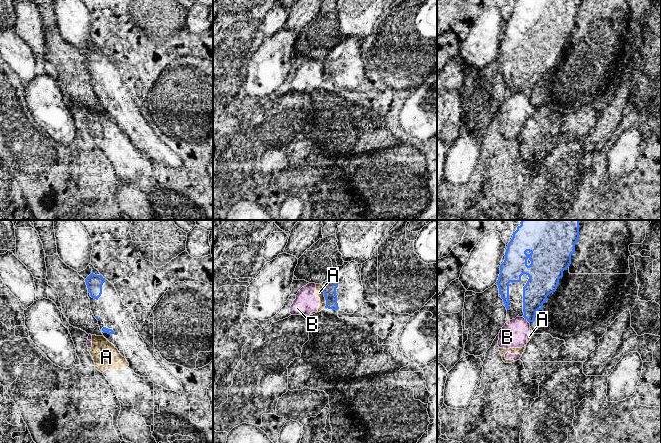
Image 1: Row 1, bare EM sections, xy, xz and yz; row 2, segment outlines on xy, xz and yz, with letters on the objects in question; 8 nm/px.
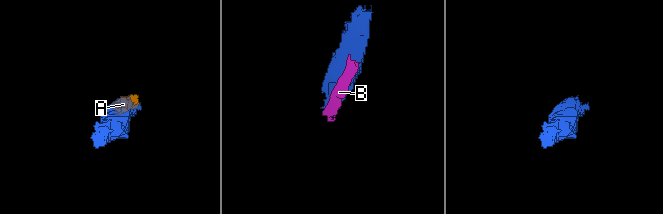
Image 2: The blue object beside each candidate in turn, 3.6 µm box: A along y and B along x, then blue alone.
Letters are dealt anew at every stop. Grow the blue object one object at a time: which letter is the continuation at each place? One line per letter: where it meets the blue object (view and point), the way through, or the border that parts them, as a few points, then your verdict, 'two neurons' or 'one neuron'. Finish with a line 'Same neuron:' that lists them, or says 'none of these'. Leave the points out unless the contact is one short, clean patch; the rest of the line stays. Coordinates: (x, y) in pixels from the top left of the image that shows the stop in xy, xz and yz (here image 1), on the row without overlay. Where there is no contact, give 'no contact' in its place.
A: xz (324, 72) | along xz (322, 62), (325, 83) | two neurons
B: yz (527, 96) | two neurons
Same neuron: none of these

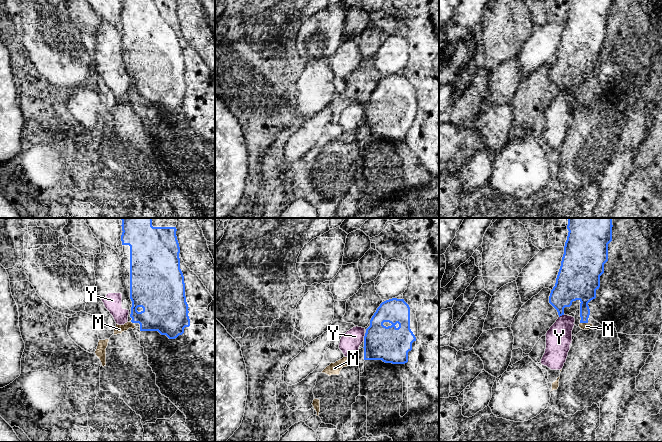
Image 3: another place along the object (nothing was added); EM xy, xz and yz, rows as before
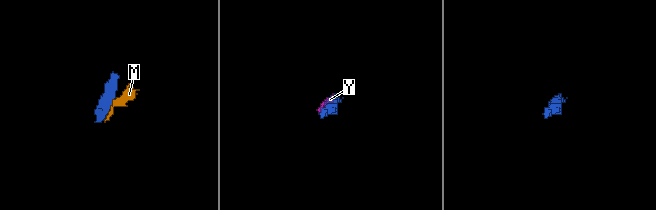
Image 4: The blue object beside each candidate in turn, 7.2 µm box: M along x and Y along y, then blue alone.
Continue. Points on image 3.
M: yz (584, 98) | along yz (580, 98), (587, 99) | two neurons
Y: xz (364, 113) | two neurons
Same neuron: none of these

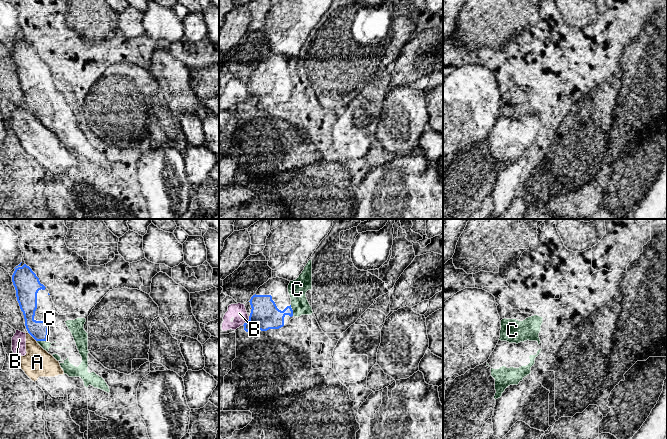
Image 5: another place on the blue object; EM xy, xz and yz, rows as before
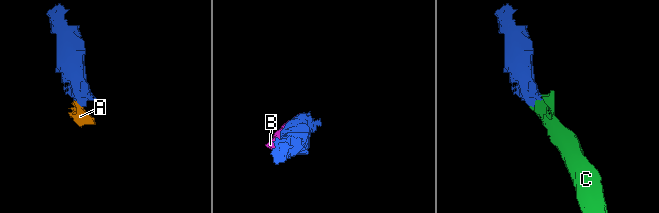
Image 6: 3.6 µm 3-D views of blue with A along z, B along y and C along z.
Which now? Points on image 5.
A: xy (32, 112) | along xy (28, 108), (36, 117) | two neurons
B: xz (247, 97) | two neurons
C: xy (43, 116) | across xy (38, 106), (43, 116), (45, 121) | one neuron
Same neuron: C

